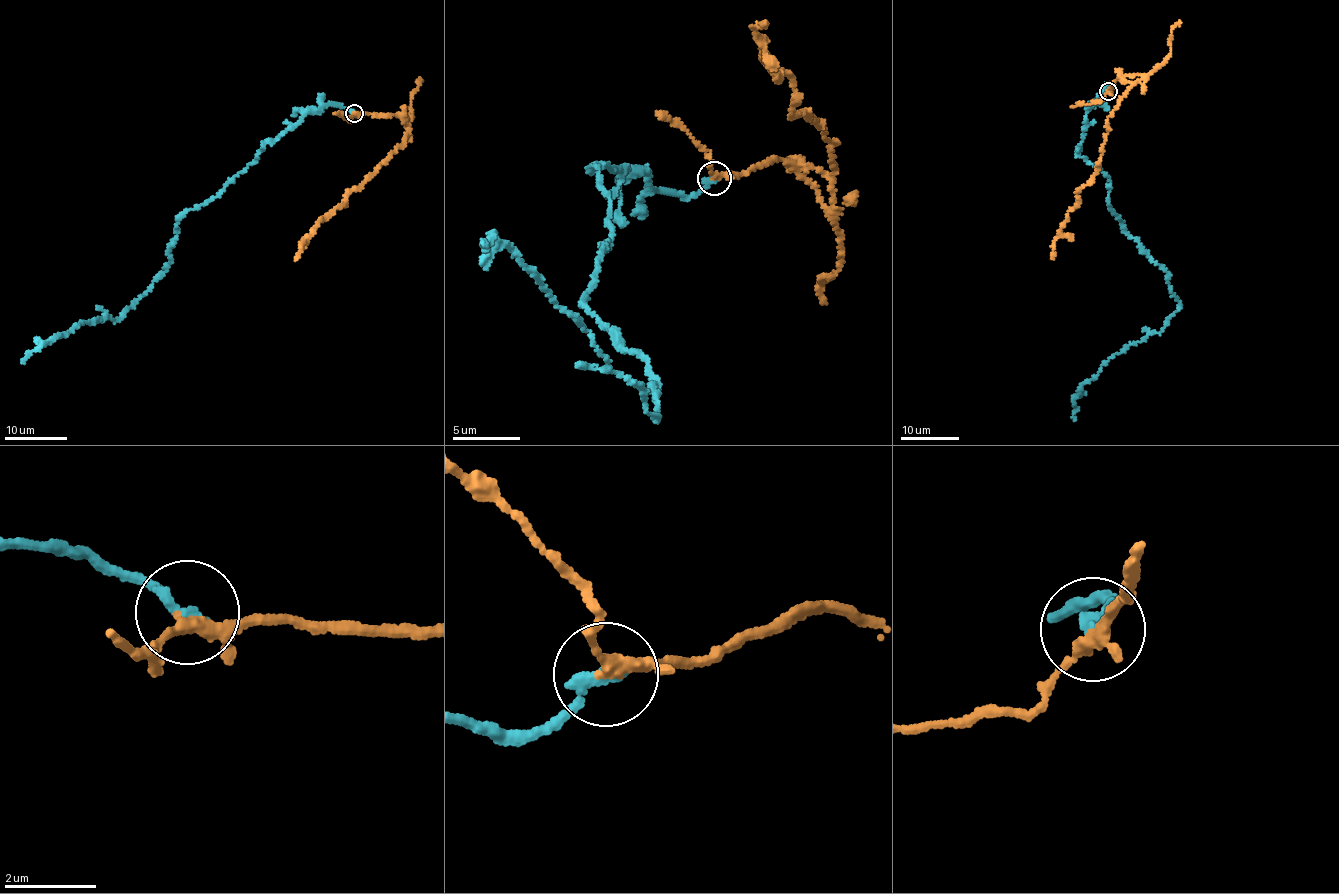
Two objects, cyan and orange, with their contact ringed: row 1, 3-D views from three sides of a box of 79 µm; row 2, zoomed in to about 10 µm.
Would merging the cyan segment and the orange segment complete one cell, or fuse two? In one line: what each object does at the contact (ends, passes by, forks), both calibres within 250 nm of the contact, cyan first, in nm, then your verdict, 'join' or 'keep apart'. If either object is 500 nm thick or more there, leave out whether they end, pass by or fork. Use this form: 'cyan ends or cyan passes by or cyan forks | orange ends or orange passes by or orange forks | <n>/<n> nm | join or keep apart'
cyan ends | orange forks | 280/240 nm | join

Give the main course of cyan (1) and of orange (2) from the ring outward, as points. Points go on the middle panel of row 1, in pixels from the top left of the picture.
1: (715, 179), (689, 196), (590, 167), (610, 236), (584, 305), (647, 362), (656, 418), (505, 244), (483, 244)
2: (715, 179), (780, 159), (838, 173), (821, 122), (794, 113), (790, 76), (769, 70), (755, 26), (766, 24)

